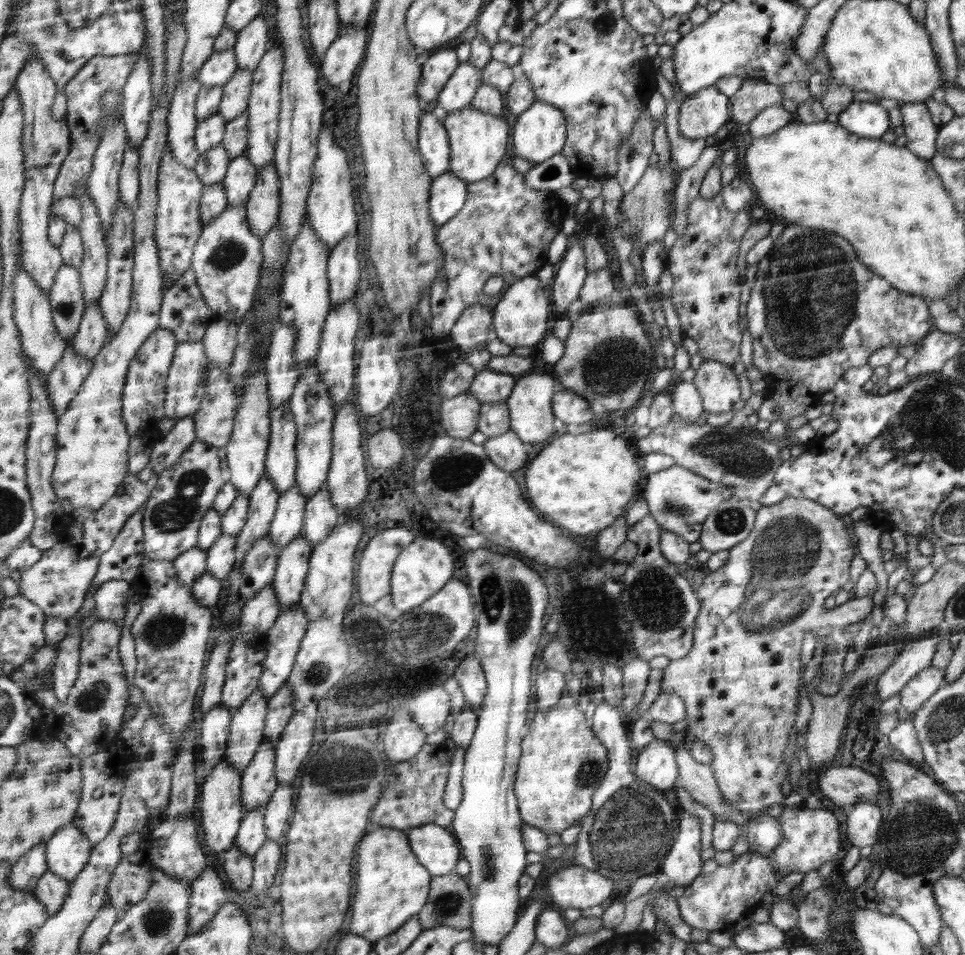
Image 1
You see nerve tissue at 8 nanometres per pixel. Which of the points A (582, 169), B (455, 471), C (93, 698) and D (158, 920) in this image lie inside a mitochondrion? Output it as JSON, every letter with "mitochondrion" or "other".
{"A":"other","B":"mitochondrion","C":"mitochondrion","D":"mitochondrion"}

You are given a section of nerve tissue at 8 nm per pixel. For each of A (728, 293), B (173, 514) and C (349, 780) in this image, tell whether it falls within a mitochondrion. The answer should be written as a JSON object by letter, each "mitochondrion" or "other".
{"A":"other","B":"mitochondrion","C":"mitochondrion"}

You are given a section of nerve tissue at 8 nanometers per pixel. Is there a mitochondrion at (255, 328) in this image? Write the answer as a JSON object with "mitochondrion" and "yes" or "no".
{"mitochondrion":"no"}

